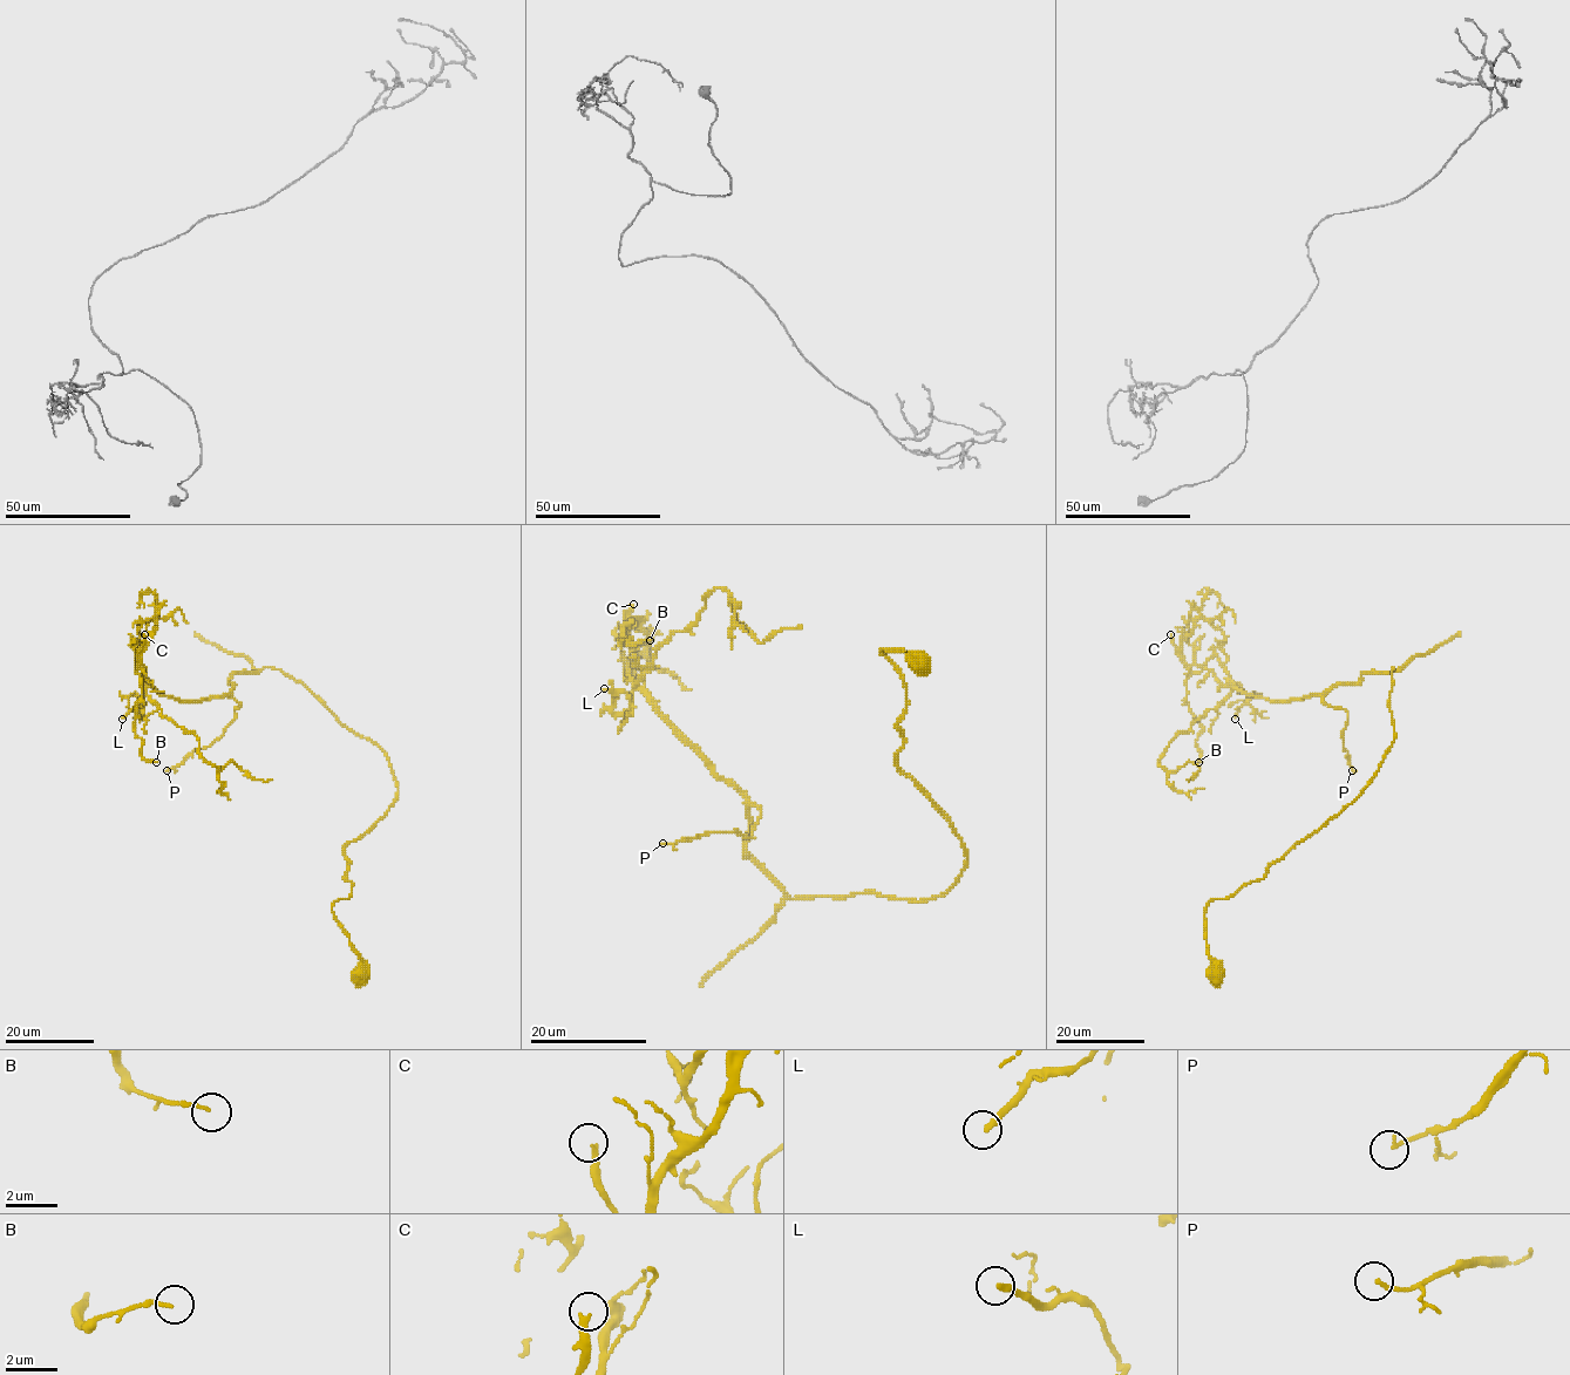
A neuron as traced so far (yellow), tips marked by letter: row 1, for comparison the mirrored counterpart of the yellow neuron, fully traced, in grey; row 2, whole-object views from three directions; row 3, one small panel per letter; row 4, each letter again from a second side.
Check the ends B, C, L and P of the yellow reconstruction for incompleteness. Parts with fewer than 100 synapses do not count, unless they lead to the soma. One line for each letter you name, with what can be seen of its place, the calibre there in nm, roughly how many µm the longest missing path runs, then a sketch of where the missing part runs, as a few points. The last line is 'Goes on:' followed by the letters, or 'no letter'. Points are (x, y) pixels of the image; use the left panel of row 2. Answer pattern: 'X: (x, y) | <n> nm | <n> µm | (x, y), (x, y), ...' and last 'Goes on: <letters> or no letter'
Goes on: no letter

